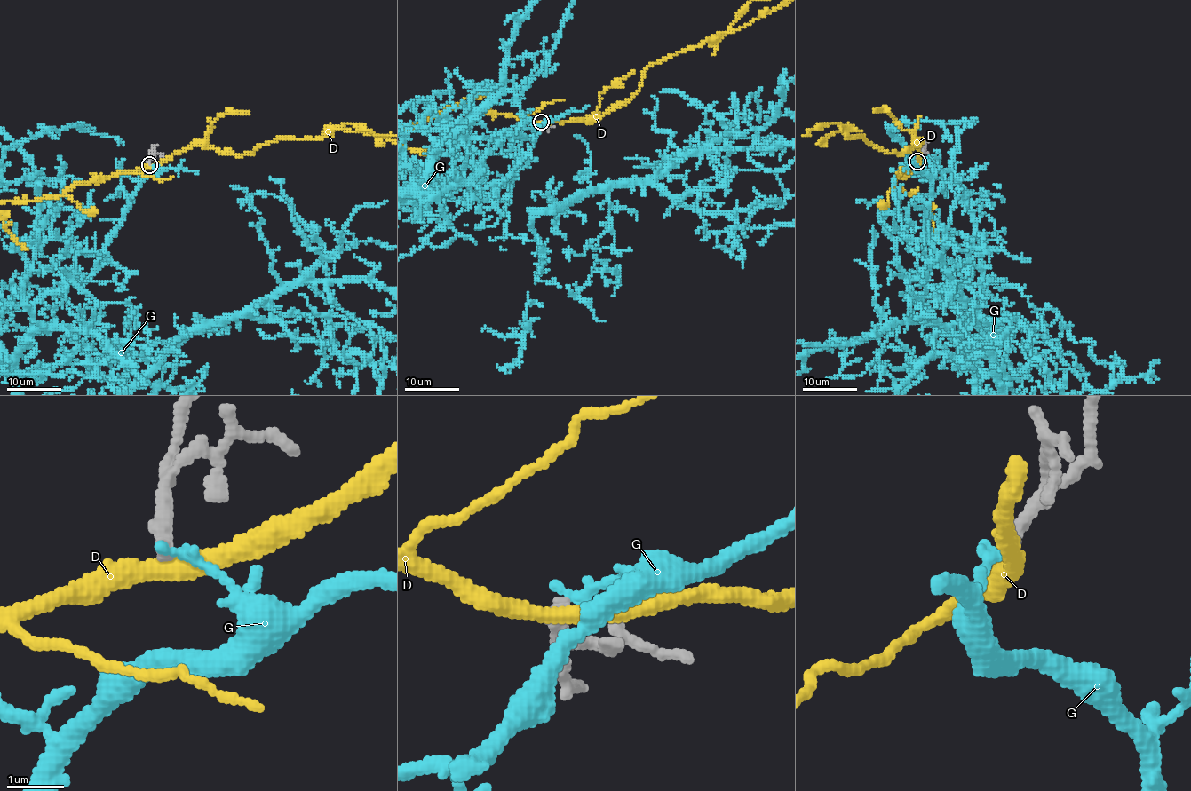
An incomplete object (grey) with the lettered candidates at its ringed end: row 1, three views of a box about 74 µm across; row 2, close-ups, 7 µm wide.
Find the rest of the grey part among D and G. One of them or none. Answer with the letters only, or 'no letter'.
no letter

